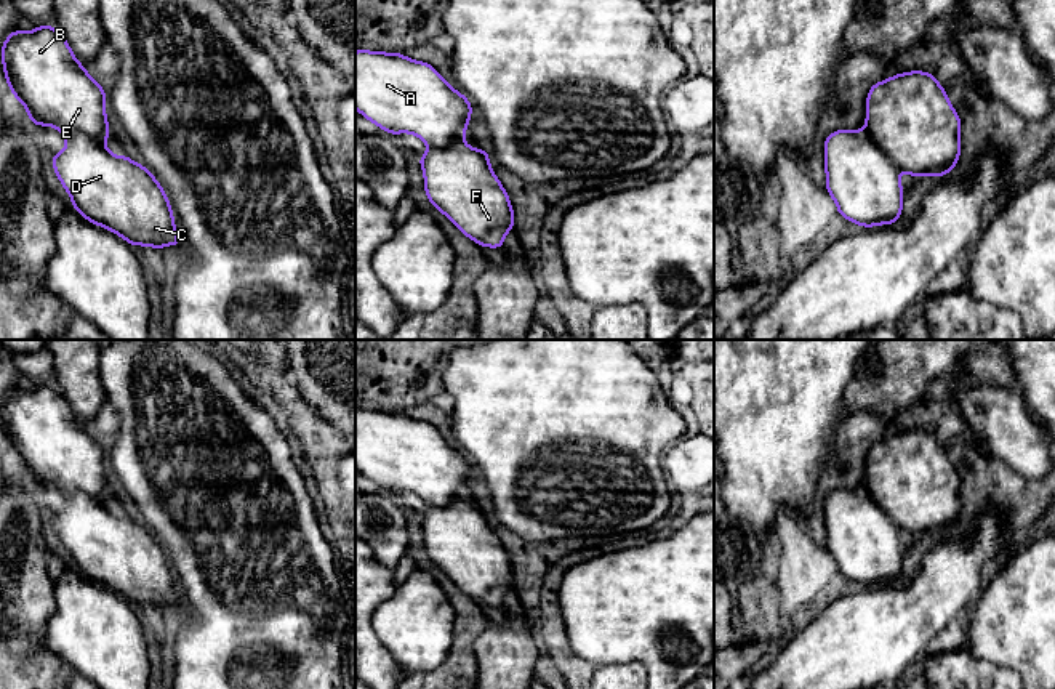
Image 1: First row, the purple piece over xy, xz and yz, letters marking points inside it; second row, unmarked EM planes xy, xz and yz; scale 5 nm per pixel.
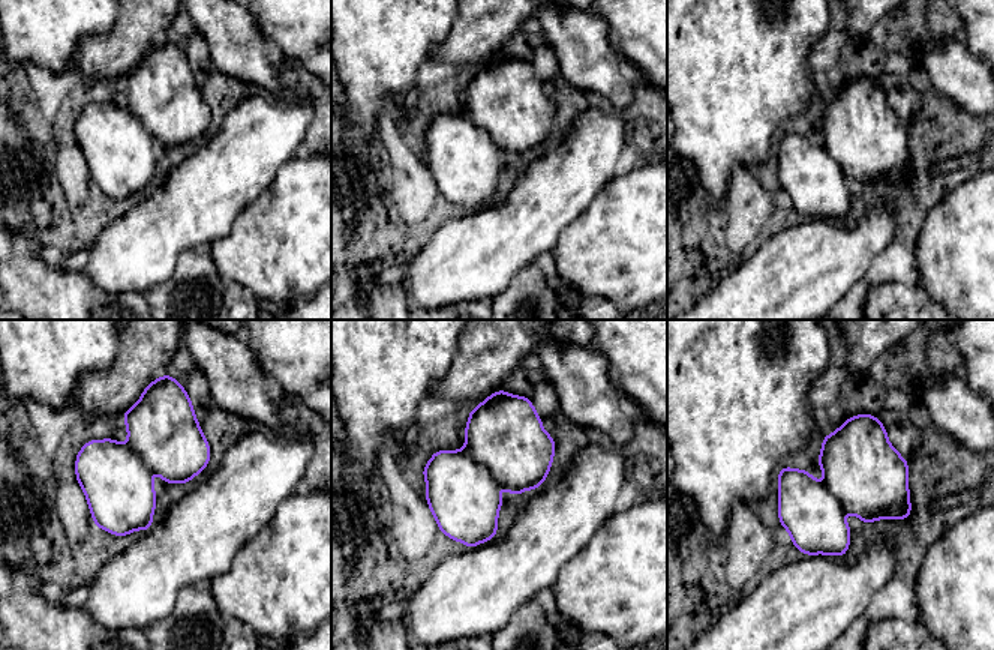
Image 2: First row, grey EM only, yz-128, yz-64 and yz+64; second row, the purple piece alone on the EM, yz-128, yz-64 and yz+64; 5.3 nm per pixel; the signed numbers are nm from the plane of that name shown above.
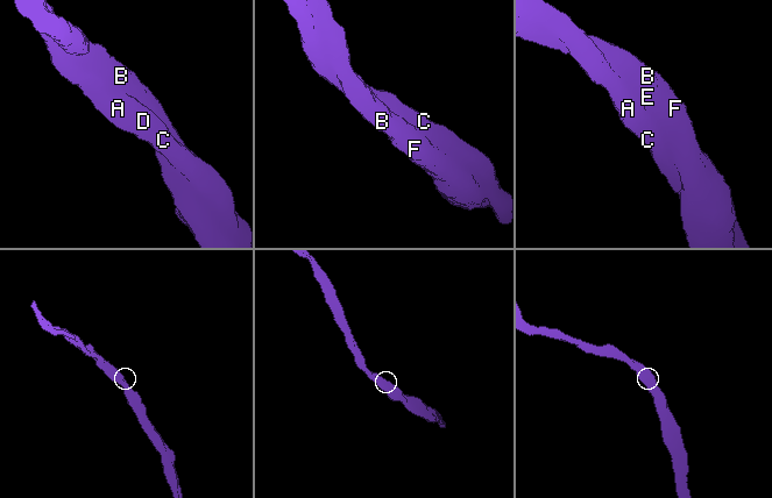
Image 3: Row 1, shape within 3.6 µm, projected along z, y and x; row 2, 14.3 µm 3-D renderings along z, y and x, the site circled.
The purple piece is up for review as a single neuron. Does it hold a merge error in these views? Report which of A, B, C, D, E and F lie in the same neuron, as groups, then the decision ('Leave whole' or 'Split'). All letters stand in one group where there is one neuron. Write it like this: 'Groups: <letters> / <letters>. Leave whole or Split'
Groups: A B C D E F. Leave whole

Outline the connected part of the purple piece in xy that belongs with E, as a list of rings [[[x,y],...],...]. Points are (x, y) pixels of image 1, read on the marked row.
[[[37,26],[35,30],[14,30],[6,35],[0,50],[6,83],[35,127],[48,125],[66,136],[66,147],[53,154],[54,168],[72,207],[90,223],[102,226],[130,245],[147,245],[160,250],[165,245],[181,247],[168,197],[152,173],[128,155],[114,155],[106,147],[110,133],[106,117],[106,96],[74,56],[67,40],[54,26]]]

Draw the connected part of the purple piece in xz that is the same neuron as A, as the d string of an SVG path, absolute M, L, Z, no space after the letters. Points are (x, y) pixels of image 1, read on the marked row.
M355 51L355 109L386 133L411 133L429 149L416 159L424 173L424 191L429 202L442 212L464 236L480 247L501 248L506 234L514 228L514 212L503 184L490 167L485 149L474 149L463 141L471 120L472 106L467 98L451 88L427 62L410 59L400 53Z

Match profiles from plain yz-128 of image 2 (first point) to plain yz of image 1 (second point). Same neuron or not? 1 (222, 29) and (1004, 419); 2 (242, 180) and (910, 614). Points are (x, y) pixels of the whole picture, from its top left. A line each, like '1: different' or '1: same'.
1: same
2: same

